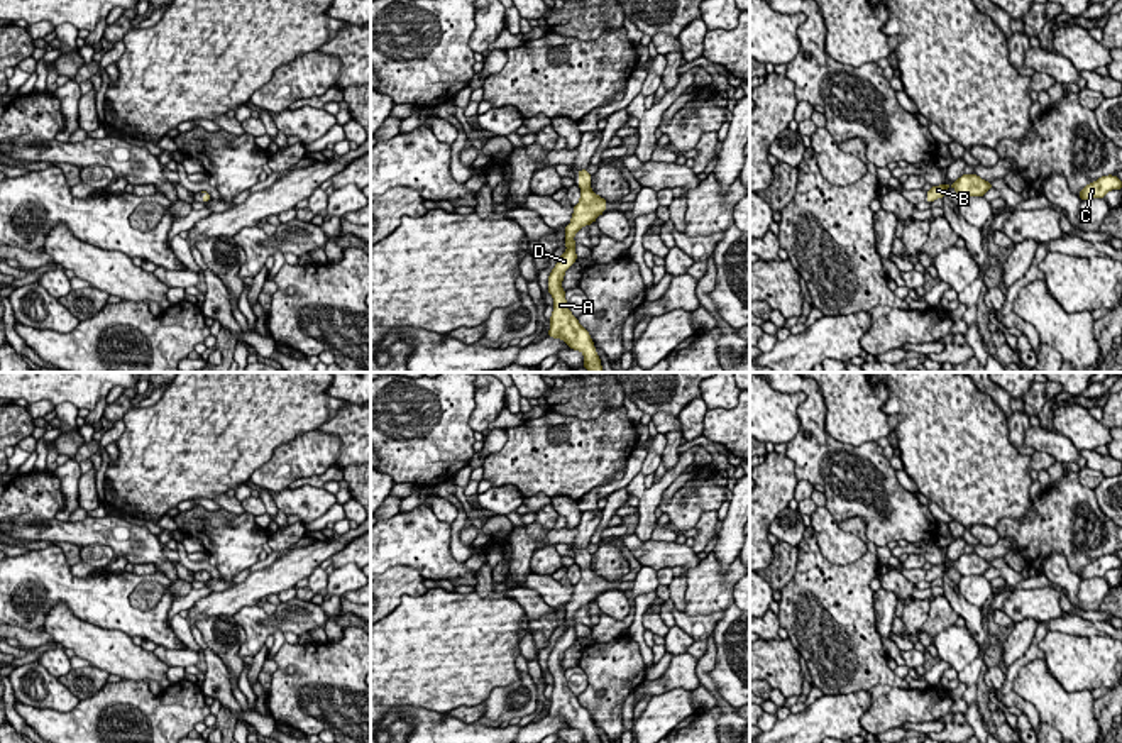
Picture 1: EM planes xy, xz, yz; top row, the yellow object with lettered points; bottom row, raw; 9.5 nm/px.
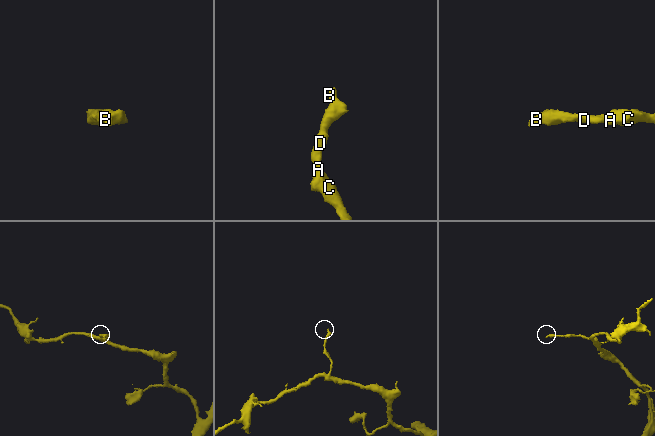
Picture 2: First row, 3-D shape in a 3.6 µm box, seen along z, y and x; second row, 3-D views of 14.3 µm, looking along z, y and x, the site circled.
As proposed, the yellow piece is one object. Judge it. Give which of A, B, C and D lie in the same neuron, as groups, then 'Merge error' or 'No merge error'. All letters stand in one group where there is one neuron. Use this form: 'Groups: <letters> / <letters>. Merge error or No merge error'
Groups: A B C D. No merge error

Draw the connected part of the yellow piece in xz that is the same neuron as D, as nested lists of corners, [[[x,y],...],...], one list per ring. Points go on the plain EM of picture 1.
[[[586,548],[579,550],[580,579],[574,586],[570,603],[565,606],[564,623],[567,625],[567,630],[558,636],[548,655],[548,672],[553,675],[548,714],[562,718],[574,729],[580,729],[584,733],[584,743],[601,743],[589,711],[580,706],[579,699],[567,687],[565,670],[562,669],[564,653],[577,638],[577,623],[574,621],[575,611],[596,601],[608,587],[606,579],[591,569],[591,557],[592,555]]]

